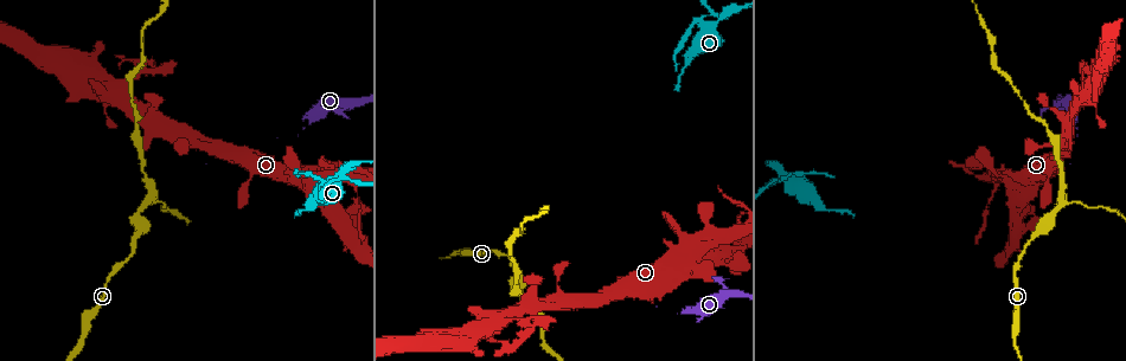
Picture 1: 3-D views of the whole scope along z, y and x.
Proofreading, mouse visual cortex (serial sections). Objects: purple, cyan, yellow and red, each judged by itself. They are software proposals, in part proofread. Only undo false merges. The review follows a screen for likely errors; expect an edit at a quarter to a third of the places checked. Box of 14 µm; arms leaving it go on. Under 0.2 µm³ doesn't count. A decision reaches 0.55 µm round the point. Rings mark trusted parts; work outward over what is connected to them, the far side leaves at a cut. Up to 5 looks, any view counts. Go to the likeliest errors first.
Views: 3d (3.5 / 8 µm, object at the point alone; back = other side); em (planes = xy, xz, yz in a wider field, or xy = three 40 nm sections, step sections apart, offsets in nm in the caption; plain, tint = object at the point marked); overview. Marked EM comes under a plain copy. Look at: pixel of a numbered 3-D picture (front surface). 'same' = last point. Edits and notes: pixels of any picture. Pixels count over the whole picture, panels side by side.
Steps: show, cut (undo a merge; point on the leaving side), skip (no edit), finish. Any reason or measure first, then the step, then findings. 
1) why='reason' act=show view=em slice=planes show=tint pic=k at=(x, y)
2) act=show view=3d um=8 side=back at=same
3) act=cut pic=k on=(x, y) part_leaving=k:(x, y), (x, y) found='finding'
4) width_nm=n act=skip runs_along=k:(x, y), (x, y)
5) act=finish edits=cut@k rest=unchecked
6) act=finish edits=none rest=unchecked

why='small branch off a trunk' act=show view=3d um=8 pic=1 at=(336, 175)

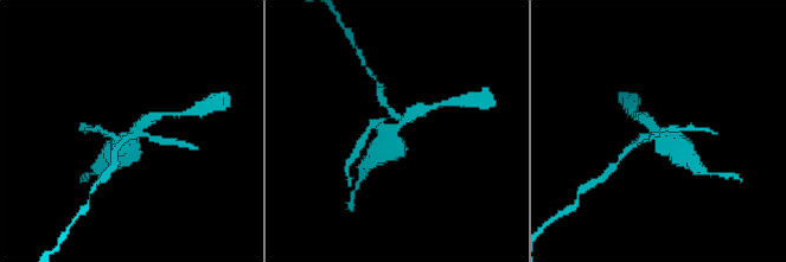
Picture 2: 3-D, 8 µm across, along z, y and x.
arms=4 arm_widths_nm=200,200,300,600 act=show view=em slice=xy step=3 show=tint pic=2 at=(132, 132)

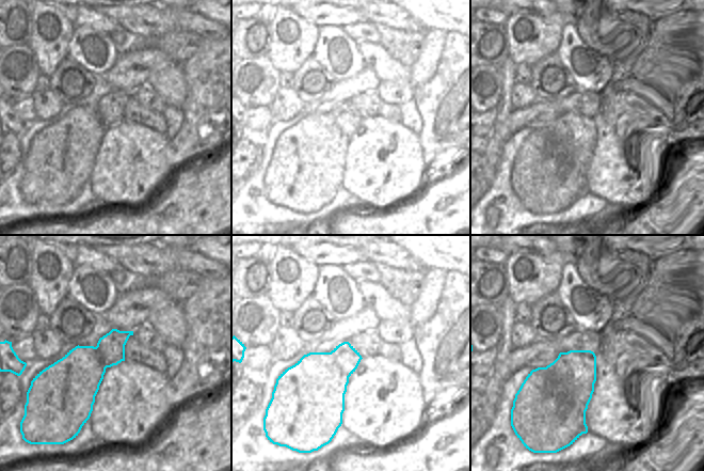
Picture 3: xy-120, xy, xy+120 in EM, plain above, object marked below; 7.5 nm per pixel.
act=cut pic=2 on=(383, 102) part_leaving=2:(379, 122), (370, 128), (352, 158) found='a second cell is stuck on'

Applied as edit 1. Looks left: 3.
act=show view=overview

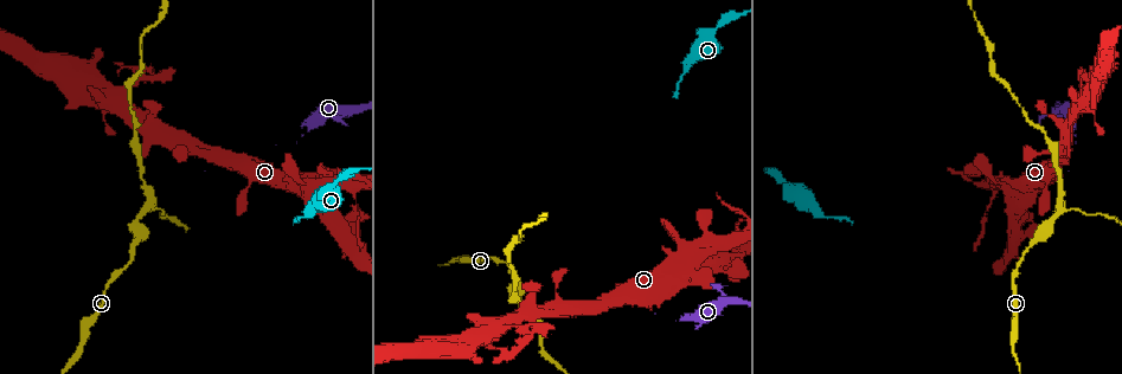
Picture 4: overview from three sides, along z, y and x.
why='branch point' act=show view=3d um=3.5 side=back pic=4 at=(1062, 211)

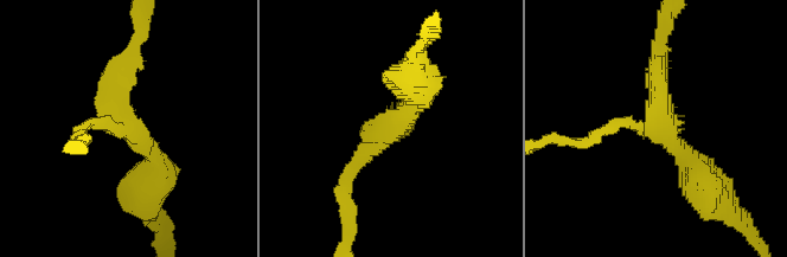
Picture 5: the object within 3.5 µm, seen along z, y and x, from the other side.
arms=3 arm_widths_nm=150,250,350 why='shape alone is not enough' act=show view=em slice=xy step=5 show=tint pic=5 at=(124, 124)

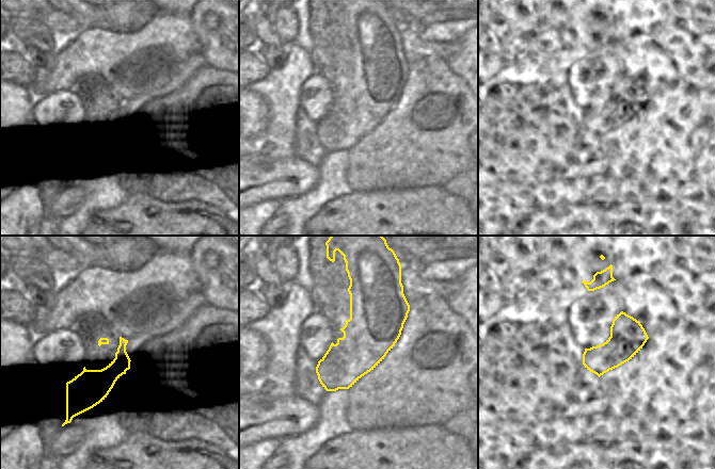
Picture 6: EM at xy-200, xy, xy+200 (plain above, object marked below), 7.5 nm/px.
act=cut pic=5 on=(343, 179) part_leaving=5:(370, 147), (347, 182), (347, 243) found='a second cell is stuck on'

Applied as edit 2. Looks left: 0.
act=finish edits=cut@2,cut@5 rest=unchecked

